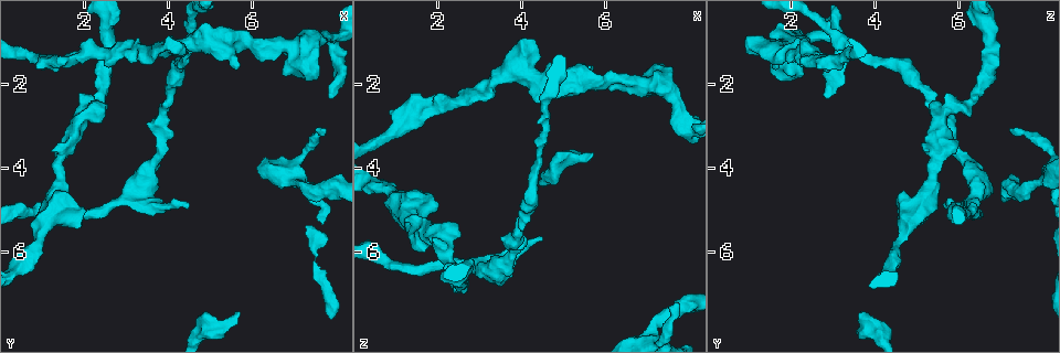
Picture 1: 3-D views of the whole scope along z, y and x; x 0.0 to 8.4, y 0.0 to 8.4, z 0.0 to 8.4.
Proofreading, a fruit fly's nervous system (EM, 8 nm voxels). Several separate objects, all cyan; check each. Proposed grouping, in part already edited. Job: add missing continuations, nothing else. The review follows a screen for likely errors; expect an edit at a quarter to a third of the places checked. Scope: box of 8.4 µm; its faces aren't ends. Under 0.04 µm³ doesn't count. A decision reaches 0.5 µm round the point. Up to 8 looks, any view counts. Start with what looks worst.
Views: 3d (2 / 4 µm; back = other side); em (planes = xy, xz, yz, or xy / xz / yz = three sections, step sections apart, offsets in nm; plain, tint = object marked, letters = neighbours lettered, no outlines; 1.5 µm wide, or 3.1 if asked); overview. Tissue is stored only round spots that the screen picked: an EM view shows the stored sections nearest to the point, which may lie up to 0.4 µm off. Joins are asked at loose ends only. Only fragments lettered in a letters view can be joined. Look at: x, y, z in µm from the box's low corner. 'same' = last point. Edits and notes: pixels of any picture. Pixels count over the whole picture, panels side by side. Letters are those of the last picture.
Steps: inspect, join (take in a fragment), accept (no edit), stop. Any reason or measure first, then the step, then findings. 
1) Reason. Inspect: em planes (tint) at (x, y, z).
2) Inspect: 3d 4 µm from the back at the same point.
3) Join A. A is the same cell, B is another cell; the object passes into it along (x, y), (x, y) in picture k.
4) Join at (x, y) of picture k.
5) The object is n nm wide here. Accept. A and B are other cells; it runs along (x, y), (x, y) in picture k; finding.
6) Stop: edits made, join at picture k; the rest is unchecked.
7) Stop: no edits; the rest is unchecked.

An open end. Inspect: 3d 2 µm at (4.50, 4.95, 5.75).

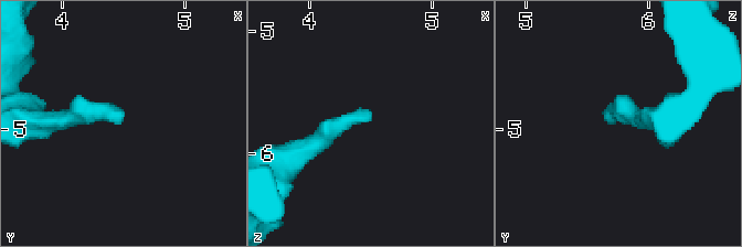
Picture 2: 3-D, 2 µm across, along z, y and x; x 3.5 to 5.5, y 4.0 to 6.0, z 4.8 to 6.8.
Inspect: em planes (tint) at (4.50, 4.92, 5.70).

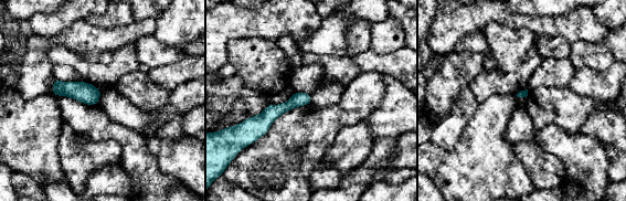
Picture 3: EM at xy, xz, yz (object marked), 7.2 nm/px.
See the neighbours. Inspect: em planes (letters) at the same point.

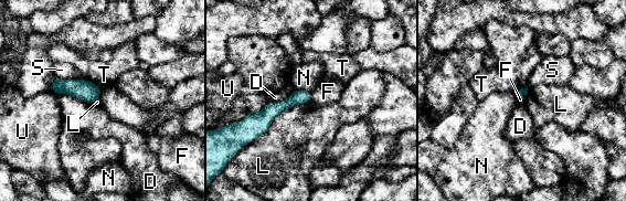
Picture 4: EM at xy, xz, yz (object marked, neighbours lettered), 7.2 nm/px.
The longest contact is with L, 550 nm. Accept. D, F, L, N, S, T and U are other cells; no lettered fragment goes on from it.

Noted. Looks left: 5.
Branch stops here. Inspect: em xz step 4 (letters) at (7.80, 3.15, 7.25).

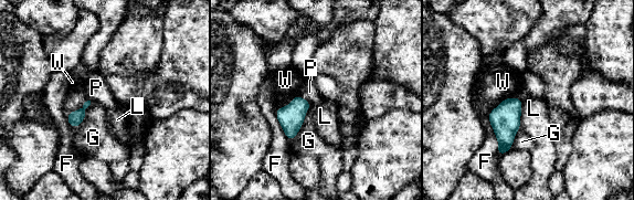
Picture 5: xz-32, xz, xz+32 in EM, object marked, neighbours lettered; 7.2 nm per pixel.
Inspect: em planes (letters) at the same point.

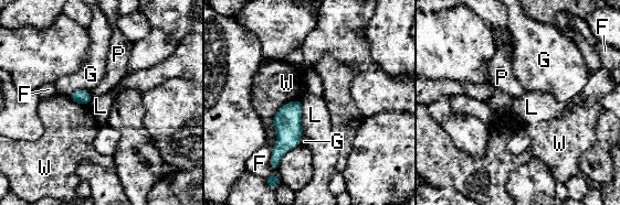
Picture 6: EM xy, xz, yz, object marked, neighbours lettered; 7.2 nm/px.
The object is 110 nm wide here. Accept. F, G, L, P and W are other cells; a border runs along (301, 100), (301, 126), (303, 133) in picture 6; no lettered fragment goes on from it.

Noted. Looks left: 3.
An open end. Inspect: em yz step 4 (letters) at (5.70, 1.55, 1.65).

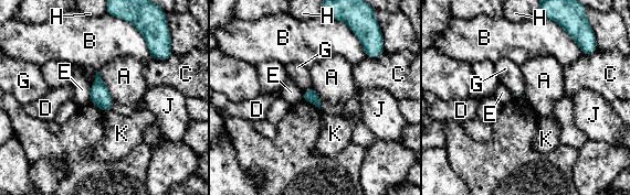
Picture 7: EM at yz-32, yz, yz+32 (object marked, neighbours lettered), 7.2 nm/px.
Inspect: em planes (letters) at the same point.

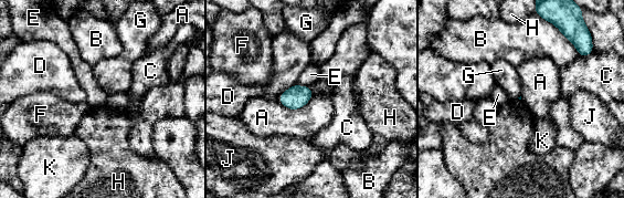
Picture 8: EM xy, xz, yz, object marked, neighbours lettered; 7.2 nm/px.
Accept. A, B, C, D, E, F, G, H, J and K are other cells; none of them fits.

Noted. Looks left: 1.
Stop: no edits; the rest is unchecked.

